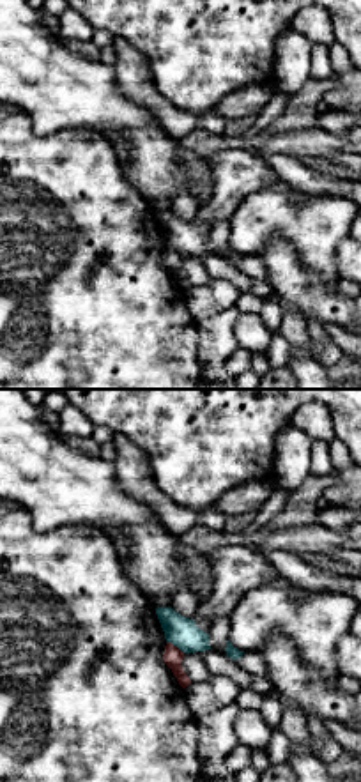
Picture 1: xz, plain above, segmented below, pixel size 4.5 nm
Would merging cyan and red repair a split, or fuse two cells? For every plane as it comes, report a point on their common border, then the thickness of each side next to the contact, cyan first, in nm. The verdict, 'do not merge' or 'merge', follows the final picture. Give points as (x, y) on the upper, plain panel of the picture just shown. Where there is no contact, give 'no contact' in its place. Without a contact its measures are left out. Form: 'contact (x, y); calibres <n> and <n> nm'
contact (176, 248); calibres 140 and 90 nm

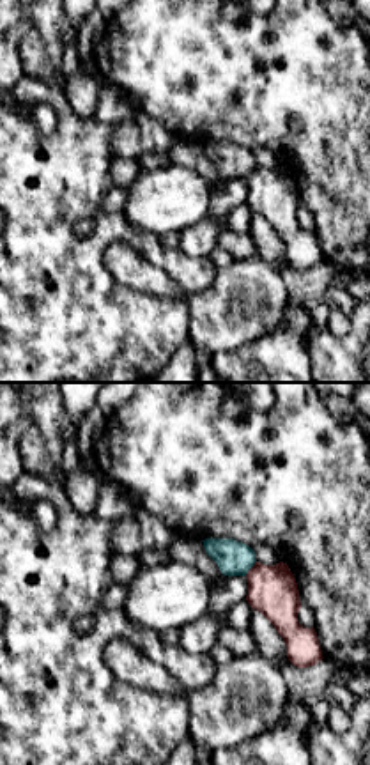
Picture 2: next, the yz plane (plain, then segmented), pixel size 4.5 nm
contact (252, 169); calibres 160 and 220 nm

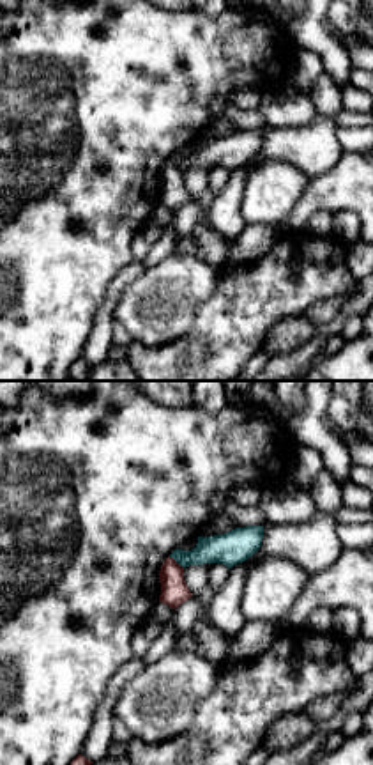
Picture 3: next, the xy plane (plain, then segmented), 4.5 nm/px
contact (177, 165); calibres 150 and 130 nm

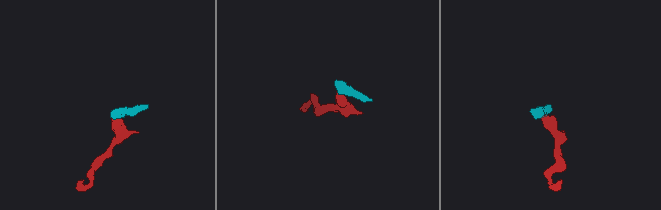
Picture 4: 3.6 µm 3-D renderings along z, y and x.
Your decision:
do not merge

